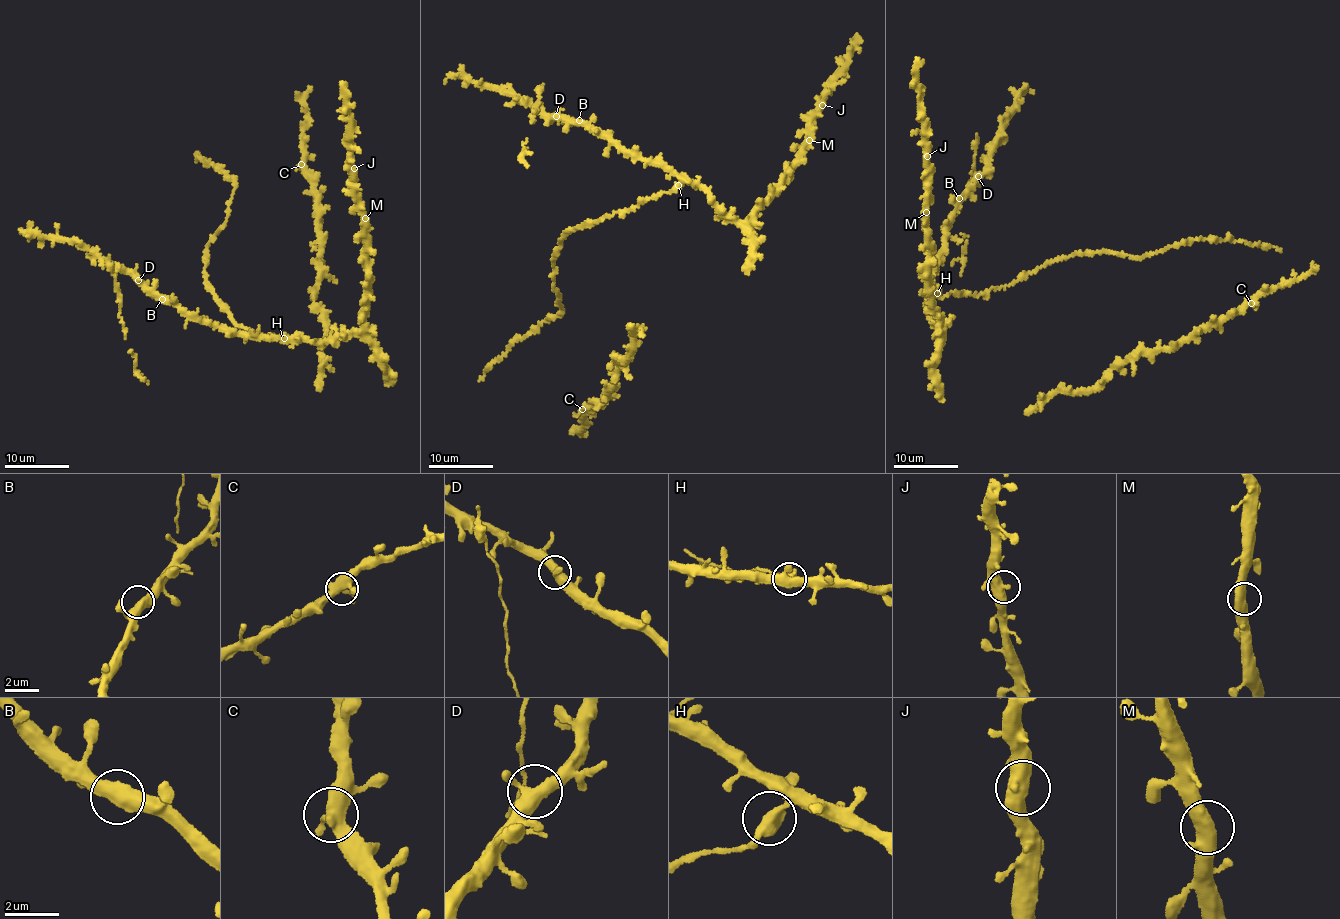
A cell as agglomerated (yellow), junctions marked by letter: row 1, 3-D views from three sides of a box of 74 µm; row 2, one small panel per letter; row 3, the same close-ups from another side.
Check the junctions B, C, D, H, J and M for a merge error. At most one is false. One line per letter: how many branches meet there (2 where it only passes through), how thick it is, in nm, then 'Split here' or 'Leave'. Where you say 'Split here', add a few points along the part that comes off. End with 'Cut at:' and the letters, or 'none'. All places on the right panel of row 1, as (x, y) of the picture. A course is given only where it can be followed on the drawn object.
B: Branches: 2. Thickness 550 nm. Leave
C: Branches: 3. Thickness 400 nm. Leave
D: Branches: 3. Thickness 400 nm. Leave
H: Branches: 2. Thickness 440 nm. Split here. Course of the part to remove: (937, 293), (978, 294), (1003, 288), (1078, 253), (1138, 259), (1201, 238), (1225, 238), (1273, 246), (1280, 252)
J: Branches: 2. Thickness 550 nm. Leave
M: Branches: 2. Thickness 550 nm. Leave
Cut at: H

